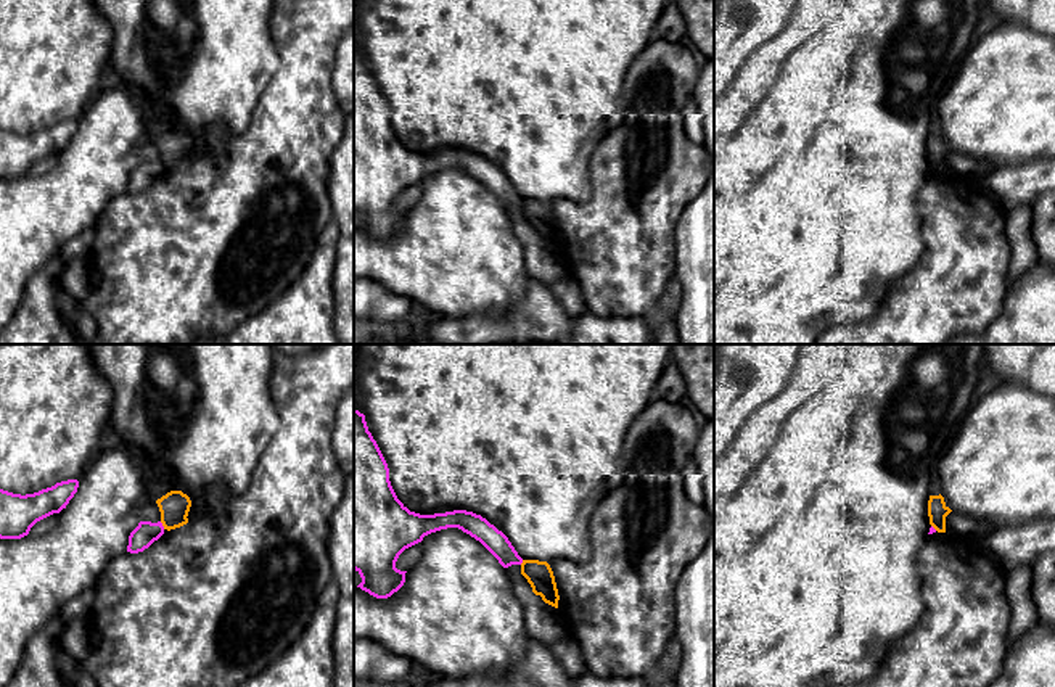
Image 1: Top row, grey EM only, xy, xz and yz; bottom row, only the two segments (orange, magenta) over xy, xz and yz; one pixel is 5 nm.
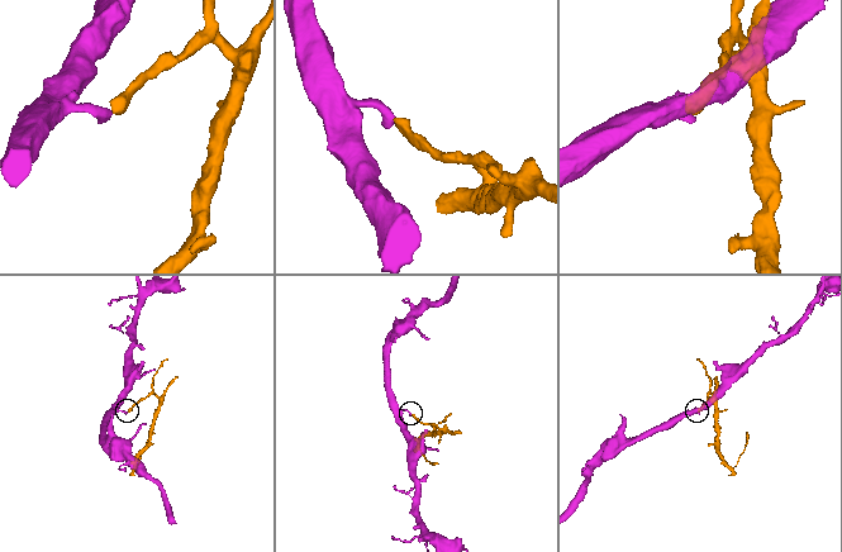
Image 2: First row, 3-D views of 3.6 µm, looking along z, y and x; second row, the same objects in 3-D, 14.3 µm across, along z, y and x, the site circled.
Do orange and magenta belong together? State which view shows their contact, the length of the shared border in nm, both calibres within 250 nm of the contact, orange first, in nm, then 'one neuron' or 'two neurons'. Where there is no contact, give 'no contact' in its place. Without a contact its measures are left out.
meets orange in xy; contact 50 nm long; 150 nm thick on the orange side, 110 nm on the other; two neurons

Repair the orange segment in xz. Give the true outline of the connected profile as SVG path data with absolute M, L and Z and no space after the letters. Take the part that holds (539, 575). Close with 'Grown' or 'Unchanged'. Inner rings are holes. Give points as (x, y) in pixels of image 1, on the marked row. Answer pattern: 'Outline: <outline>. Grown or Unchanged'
Outline: M523 560L521 574L528 579L536 595L555 608L558 608L558 589L553 571L547 562Z. Unchanged

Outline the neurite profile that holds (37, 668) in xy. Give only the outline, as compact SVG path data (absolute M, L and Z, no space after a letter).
M60 615L26 645L23 661L5 687L68 687L56 668L55 640L63 631Z

